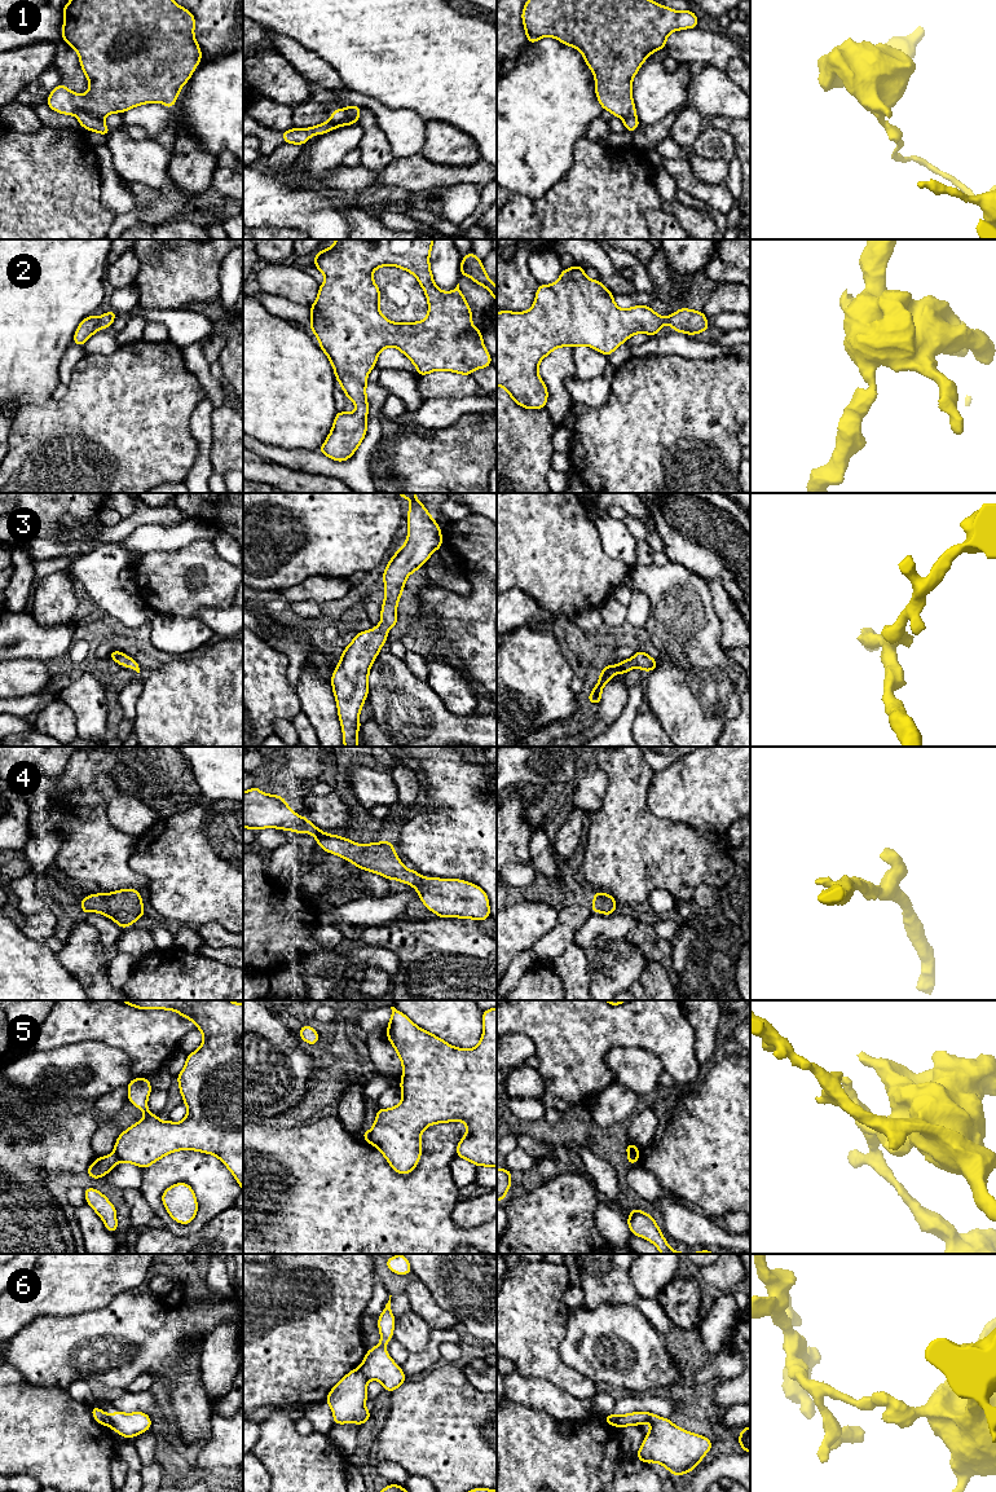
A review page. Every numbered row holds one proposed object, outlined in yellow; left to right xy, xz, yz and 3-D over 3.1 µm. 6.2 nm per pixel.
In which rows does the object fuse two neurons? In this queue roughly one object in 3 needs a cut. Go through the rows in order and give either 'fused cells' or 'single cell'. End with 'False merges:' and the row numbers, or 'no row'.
1: fused cells
2: single cell
3: single cell
4: single cell
5: fused cells
6: fused cells
False merges: 1, 5, 6

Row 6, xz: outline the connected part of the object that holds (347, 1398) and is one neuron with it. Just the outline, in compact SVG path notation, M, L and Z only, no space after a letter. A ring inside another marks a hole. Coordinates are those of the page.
M361 1369L351 1370L329 1392L326 1403L334 1414L334 1425L358 1423L365 1425L371 1412L365 1407L367 1398L367 1378Z

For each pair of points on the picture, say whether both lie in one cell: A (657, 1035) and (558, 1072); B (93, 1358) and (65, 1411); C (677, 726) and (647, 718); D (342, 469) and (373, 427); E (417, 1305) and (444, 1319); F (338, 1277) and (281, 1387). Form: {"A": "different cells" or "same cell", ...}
{"A": "same cell", "B": "different cells", "C": "different cells", "D": "same cell", "E": "same cell", "F": "same cell"}

